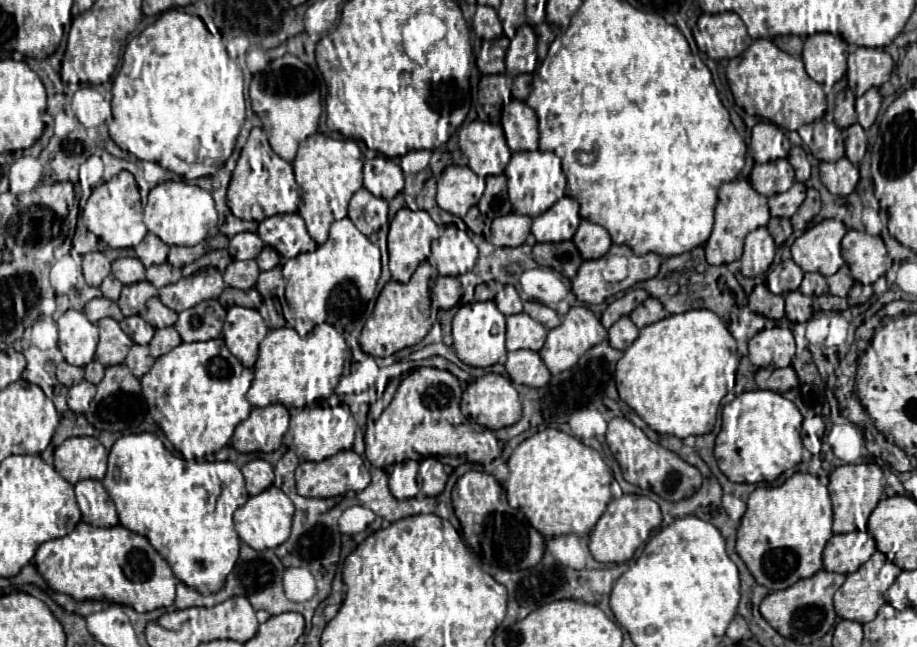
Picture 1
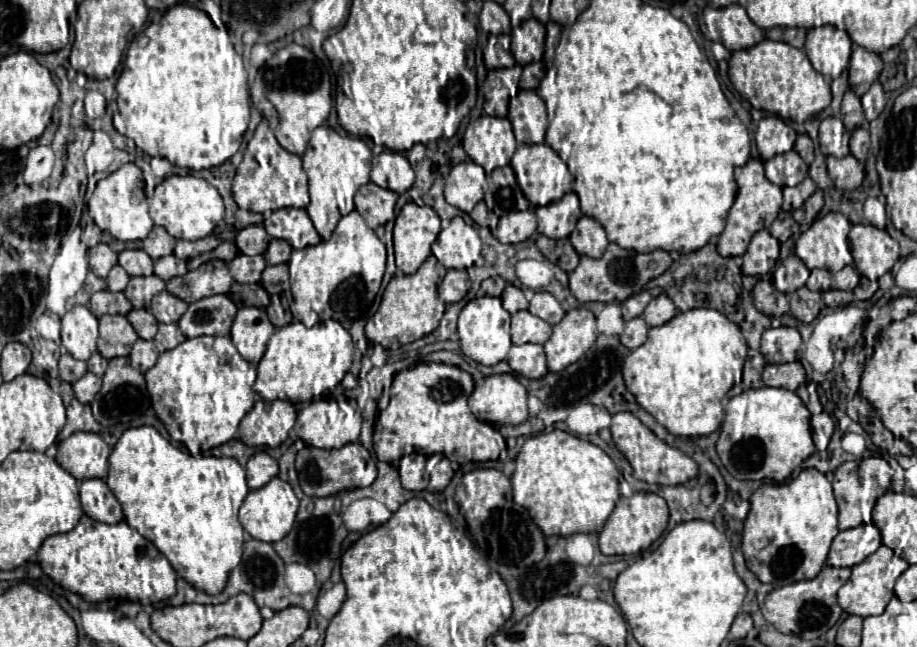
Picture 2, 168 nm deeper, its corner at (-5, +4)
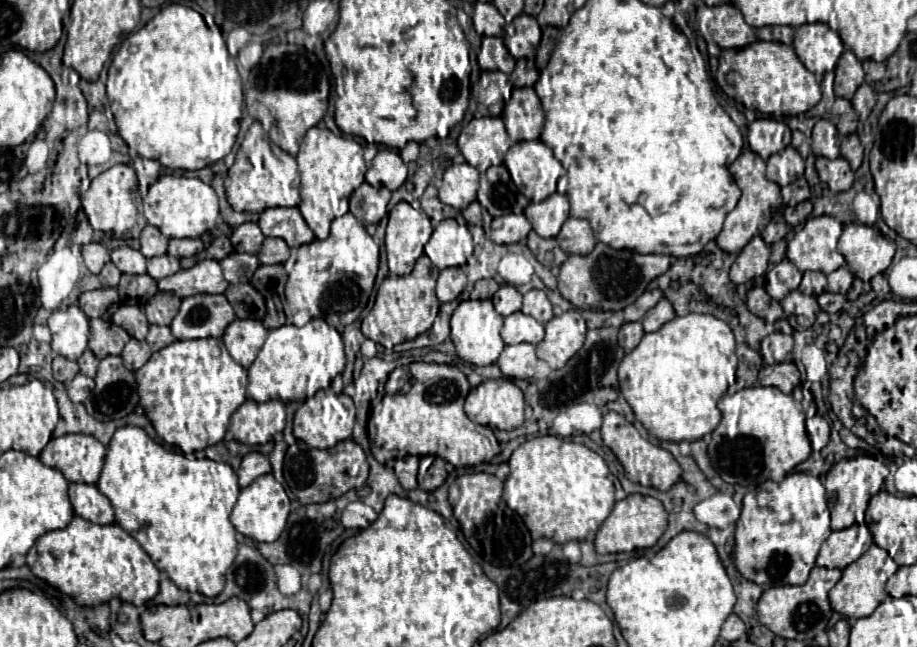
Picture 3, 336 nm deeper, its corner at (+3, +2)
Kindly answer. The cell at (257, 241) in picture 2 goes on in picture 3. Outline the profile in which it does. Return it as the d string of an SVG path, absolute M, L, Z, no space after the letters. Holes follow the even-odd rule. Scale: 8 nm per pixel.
M246 222L246 224L240 224L238 228L234 228L232 236L232 246L236 252L248 252L248 254L258 254L262 242L264 242L264 234L262 230L258 228L258 224L254 222Z

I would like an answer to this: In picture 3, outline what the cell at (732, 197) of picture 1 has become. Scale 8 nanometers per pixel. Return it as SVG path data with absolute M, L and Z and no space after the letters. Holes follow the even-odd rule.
M752 150L742 152L732 164L730 164L730 174L734 176L738 188L742 190L742 198L736 204L736 208L726 216L724 220L724 228L716 238L716 244L724 250L724 252L732 252L738 254L768 222L770 216L776 208L780 208L782 204L782 196L780 196L780 186L776 182L766 180L766 162ZM770 184L770 186L768 186ZM768 190L770 190L770 202L768 202Z

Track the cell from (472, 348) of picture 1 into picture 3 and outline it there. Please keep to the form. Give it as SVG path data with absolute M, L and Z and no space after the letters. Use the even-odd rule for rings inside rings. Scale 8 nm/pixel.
M464 300L458 304L458 308L452 314L452 342L456 346L456 354L470 362L470 364L478 364L478 366L488 366L494 364L504 348L504 342L500 338L500 330L502 330L502 316L496 314L494 306L490 300Z

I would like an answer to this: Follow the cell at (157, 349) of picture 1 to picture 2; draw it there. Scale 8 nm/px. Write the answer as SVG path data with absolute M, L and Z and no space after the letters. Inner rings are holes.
M160 324L158 334L154 338L154 344L156 344L158 352L166 352L166 350L176 348L184 340L186 340L186 336L180 332L178 324Z

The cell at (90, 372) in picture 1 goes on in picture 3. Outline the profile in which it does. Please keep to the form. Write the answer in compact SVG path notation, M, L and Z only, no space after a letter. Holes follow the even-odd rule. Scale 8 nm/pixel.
M86 350L80 358L78 358L78 366L80 366L80 372L94 378L96 376L96 370L98 370L98 358L92 354L92 350Z

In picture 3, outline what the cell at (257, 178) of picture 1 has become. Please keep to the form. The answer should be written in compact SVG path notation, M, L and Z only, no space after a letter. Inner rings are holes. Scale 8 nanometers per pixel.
M254 122L236 152L234 166L228 170L226 176L226 196L230 206L236 212L264 212L266 208L274 208L274 206L298 206L300 204L298 186L300 186L300 176L298 176L296 160L288 152L278 150L278 146L274 154L272 142L264 132L262 124Z

